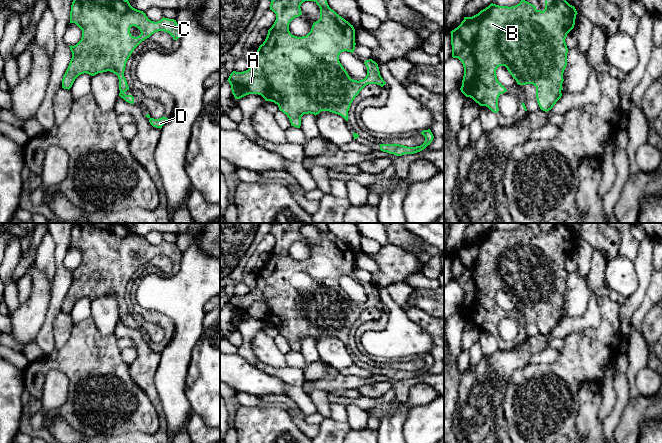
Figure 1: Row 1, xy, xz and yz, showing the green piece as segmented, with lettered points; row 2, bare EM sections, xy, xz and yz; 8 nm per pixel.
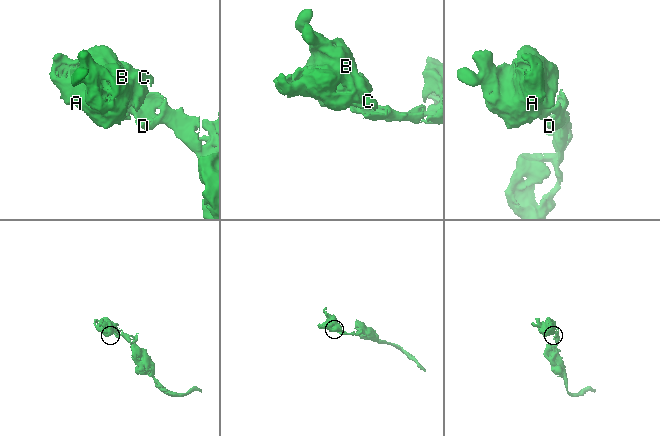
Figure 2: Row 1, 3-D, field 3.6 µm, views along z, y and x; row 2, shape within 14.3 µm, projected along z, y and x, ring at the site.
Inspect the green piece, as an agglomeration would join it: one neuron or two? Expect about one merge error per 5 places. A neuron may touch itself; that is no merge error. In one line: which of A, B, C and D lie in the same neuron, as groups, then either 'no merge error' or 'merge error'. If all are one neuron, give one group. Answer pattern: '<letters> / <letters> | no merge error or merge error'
A B C D | no merge error

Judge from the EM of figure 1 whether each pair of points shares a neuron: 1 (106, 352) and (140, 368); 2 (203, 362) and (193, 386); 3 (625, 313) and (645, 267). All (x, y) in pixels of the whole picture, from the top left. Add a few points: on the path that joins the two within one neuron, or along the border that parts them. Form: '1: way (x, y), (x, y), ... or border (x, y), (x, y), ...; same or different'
1: border (128, 365), (128, 373), (138, 386); different
2: way (203, 368), (203, 376), (199, 380); same
3: way (633, 302), (640, 292), (644, 278); same

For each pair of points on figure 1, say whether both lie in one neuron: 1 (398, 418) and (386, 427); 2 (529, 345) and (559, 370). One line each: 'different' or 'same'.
1: same
2: different

